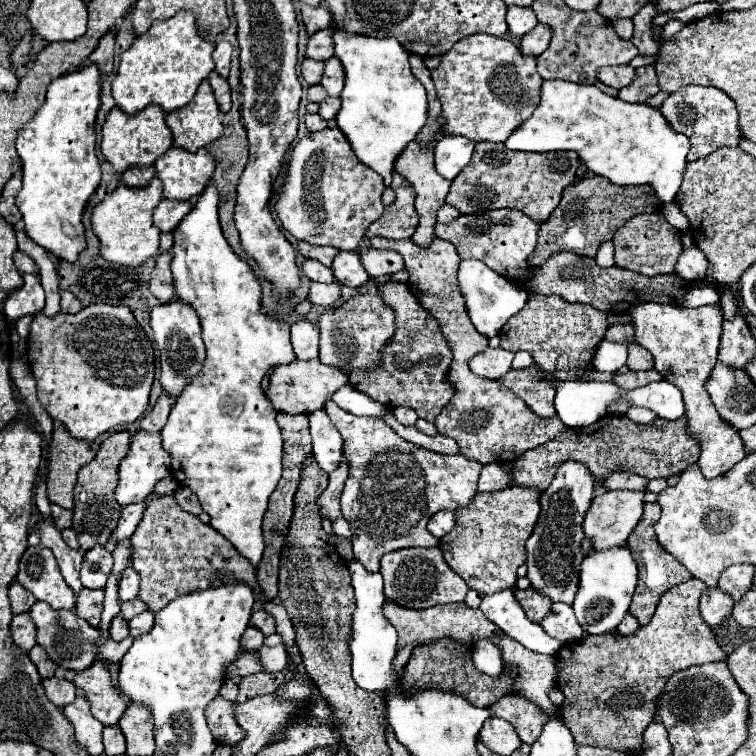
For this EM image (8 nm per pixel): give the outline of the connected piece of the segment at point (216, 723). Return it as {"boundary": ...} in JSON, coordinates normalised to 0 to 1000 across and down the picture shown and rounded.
{"boundary":[[[287,921],[274,937],[271,937],[271,950],[279,971],[284,974],[287,984],[303,984],[311,987],[316,979],[324,976],[324,968],[316,963],[311,955],[311,942],[308,942],[308,929]]]}

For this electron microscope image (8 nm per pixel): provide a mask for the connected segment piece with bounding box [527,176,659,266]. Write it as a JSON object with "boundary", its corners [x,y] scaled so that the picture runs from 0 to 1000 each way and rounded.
{"boundary":[[[771,233],[769,238],[747,249],[739,272],[716,296],[708,333],[697,347],[702,352],[716,352],[729,336],[745,333],[745,331],[784,341],[792,325],[808,317],[811,310],[819,304],[819,299],[824,299],[832,288],[848,280],[861,283],[869,275],[872,275],[872,267],[864,259],[858,246],[813,246],[795,233]]]}

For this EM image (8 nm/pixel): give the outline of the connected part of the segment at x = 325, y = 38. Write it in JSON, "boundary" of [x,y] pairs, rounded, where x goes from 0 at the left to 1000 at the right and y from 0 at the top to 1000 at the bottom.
{"boundary":[[[430,37],[430,40],[422,40],[414,48],[409,48],[406,77],[425,79],[425,82],[435,79],[440,74],[440,50],[438,50],[438,45],[440,45],[440,40]]]}

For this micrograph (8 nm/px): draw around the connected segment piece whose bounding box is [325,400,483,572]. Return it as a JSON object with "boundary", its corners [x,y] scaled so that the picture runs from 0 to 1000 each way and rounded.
{"boundary":[[[433,529],[430,545],[440,556],[443,566],[451,571],[456,590],[454,598],[462,608],[462,632],[454,646],[451,656],[451,677],[459,685],[464,696],[464,714],[467,714],[467,738],[483,749],[485,757],[501,754],[501,741],[507,733],[544,725],[544,722],[578,722],[581,714],[567,706],[565,690],[567,685],[581,675],[604,675],[623,664],[623,656],[631,653],[631,632],[639,616],[634,611],[618,608],[612,601],[602,603],[586,603],[575,601],[570,595],[562,595],[552,587],[544,587],[522,574],[517,563],[512,563],[504,553],[480,553],[467,550],[456,542],[451,542],[440,529]]]}

